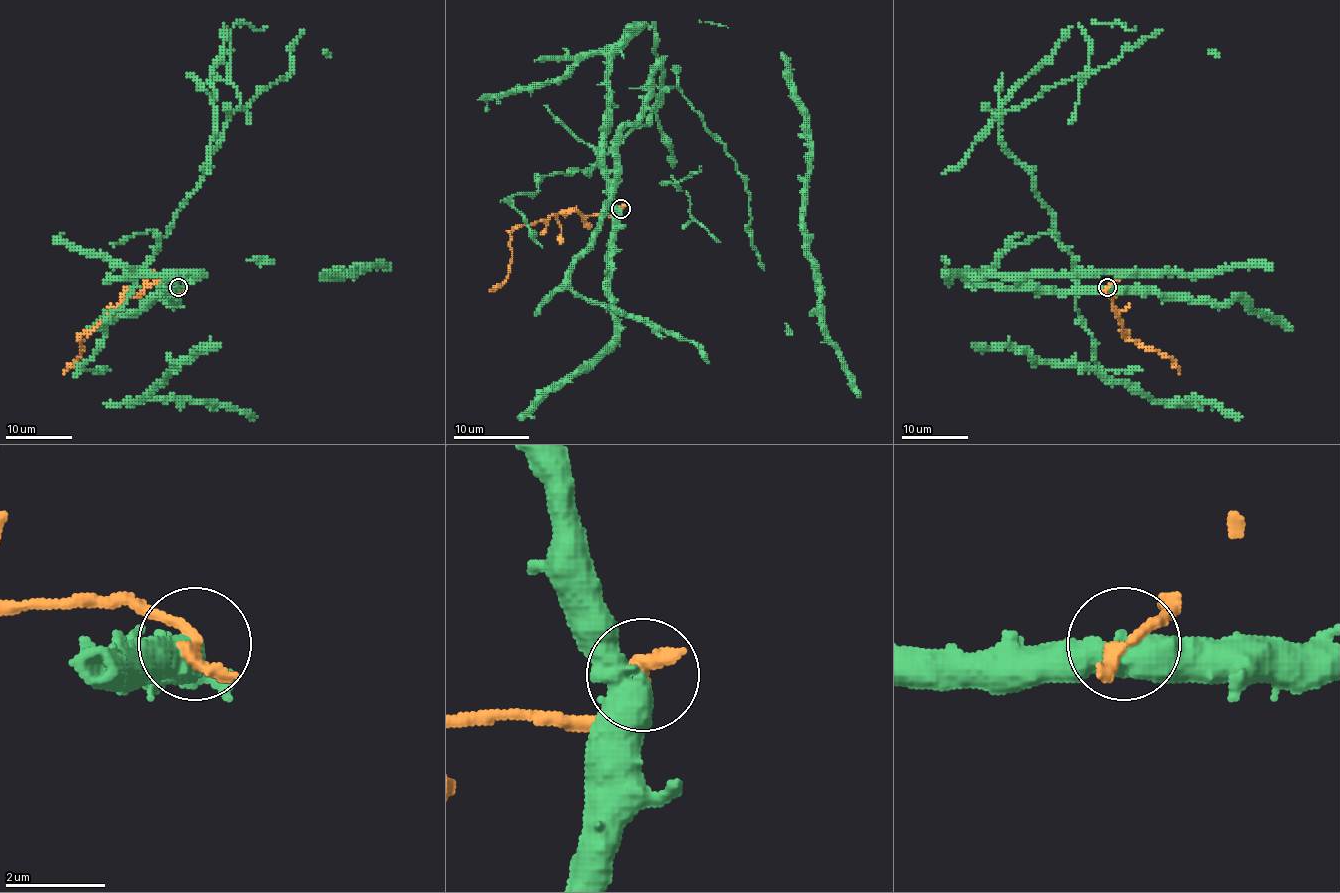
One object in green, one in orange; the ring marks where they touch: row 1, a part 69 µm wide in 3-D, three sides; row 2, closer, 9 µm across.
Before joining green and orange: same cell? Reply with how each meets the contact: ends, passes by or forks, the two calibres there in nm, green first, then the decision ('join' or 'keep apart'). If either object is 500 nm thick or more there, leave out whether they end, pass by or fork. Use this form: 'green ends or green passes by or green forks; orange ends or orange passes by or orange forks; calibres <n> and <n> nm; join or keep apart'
calibres 550 and 320 nm; keep apart

